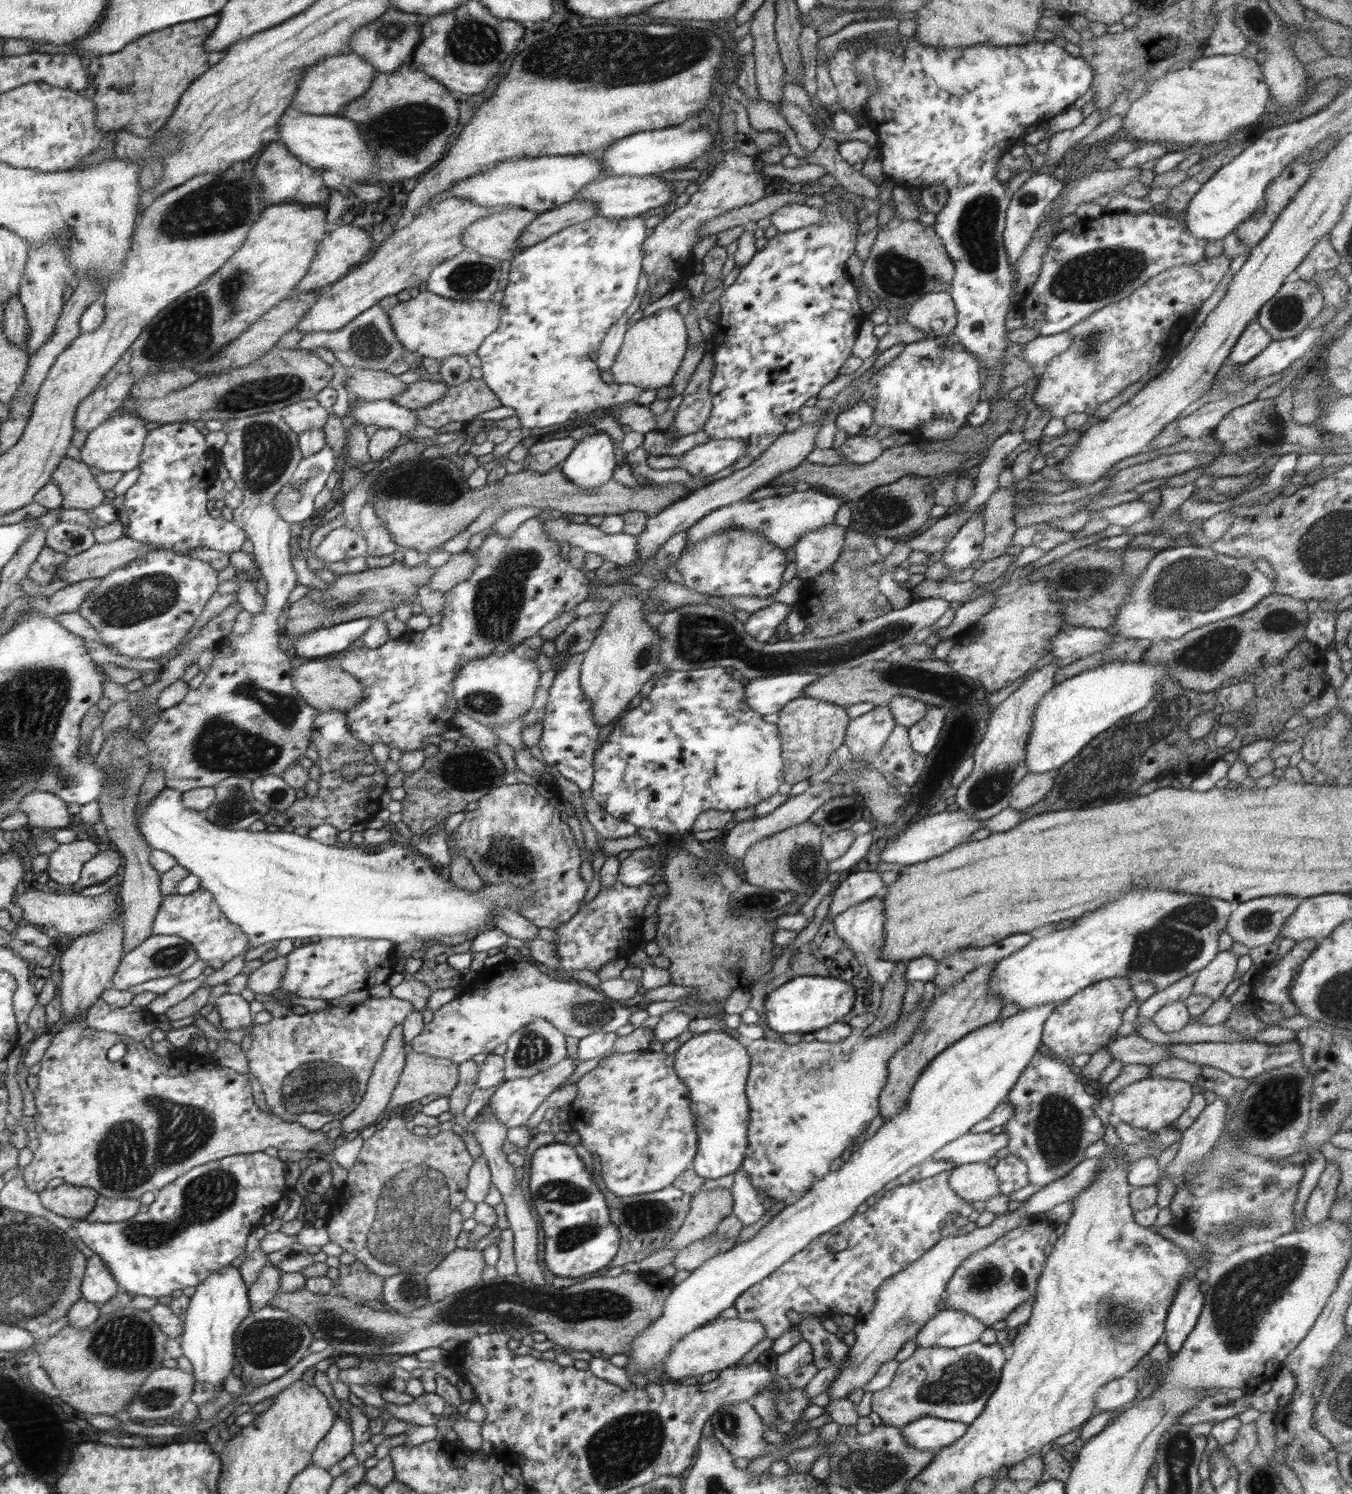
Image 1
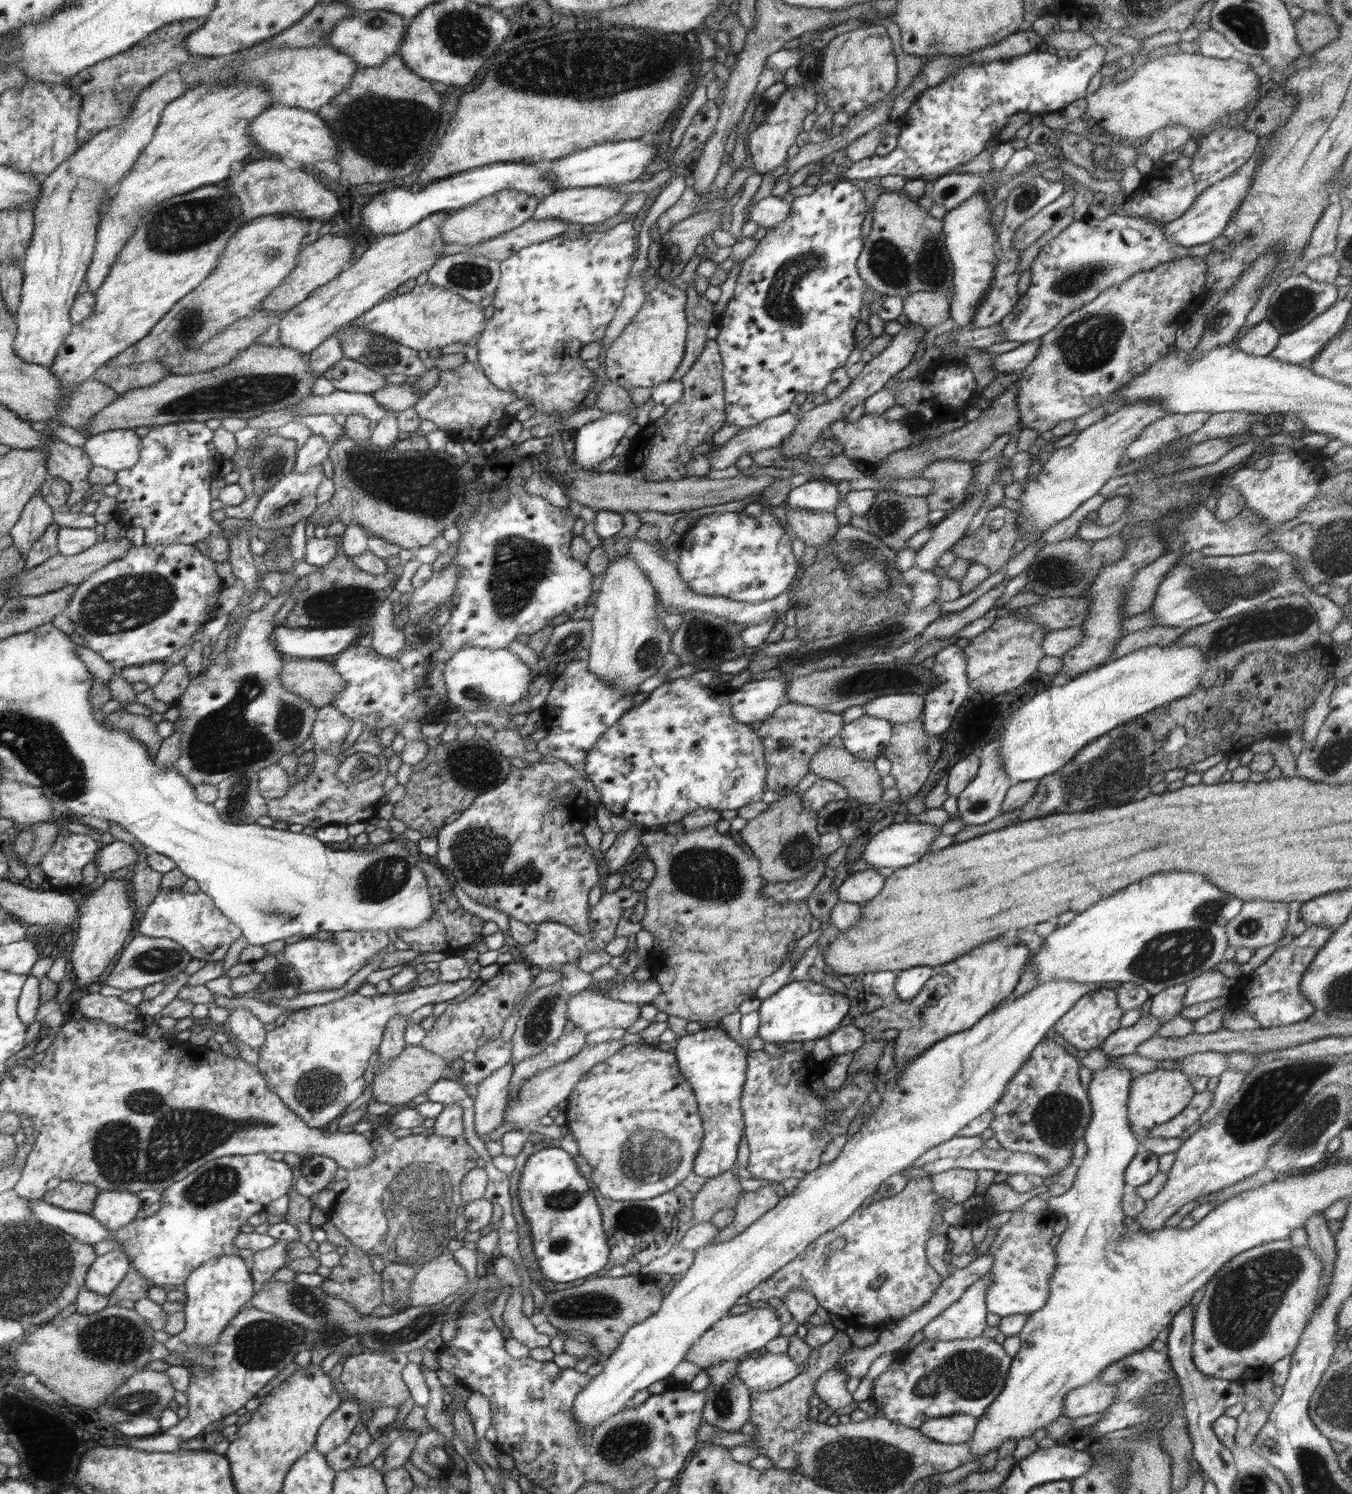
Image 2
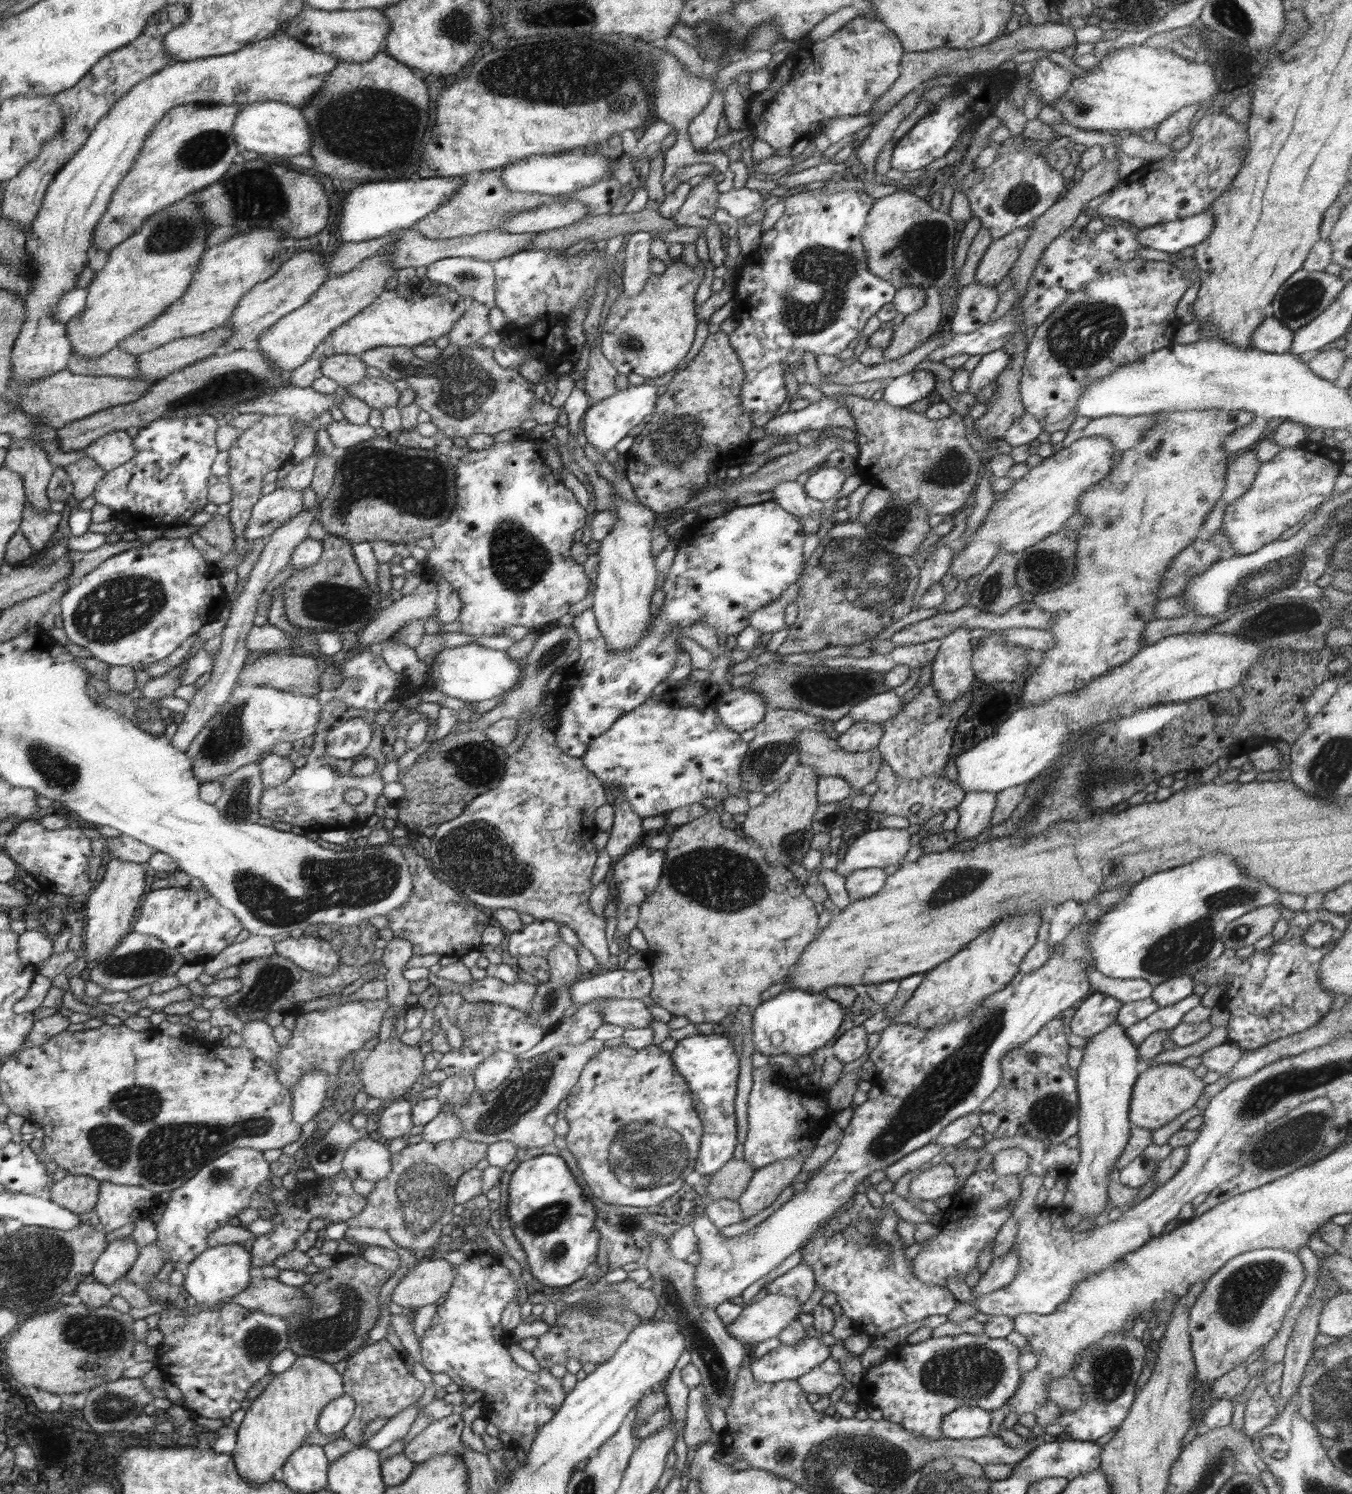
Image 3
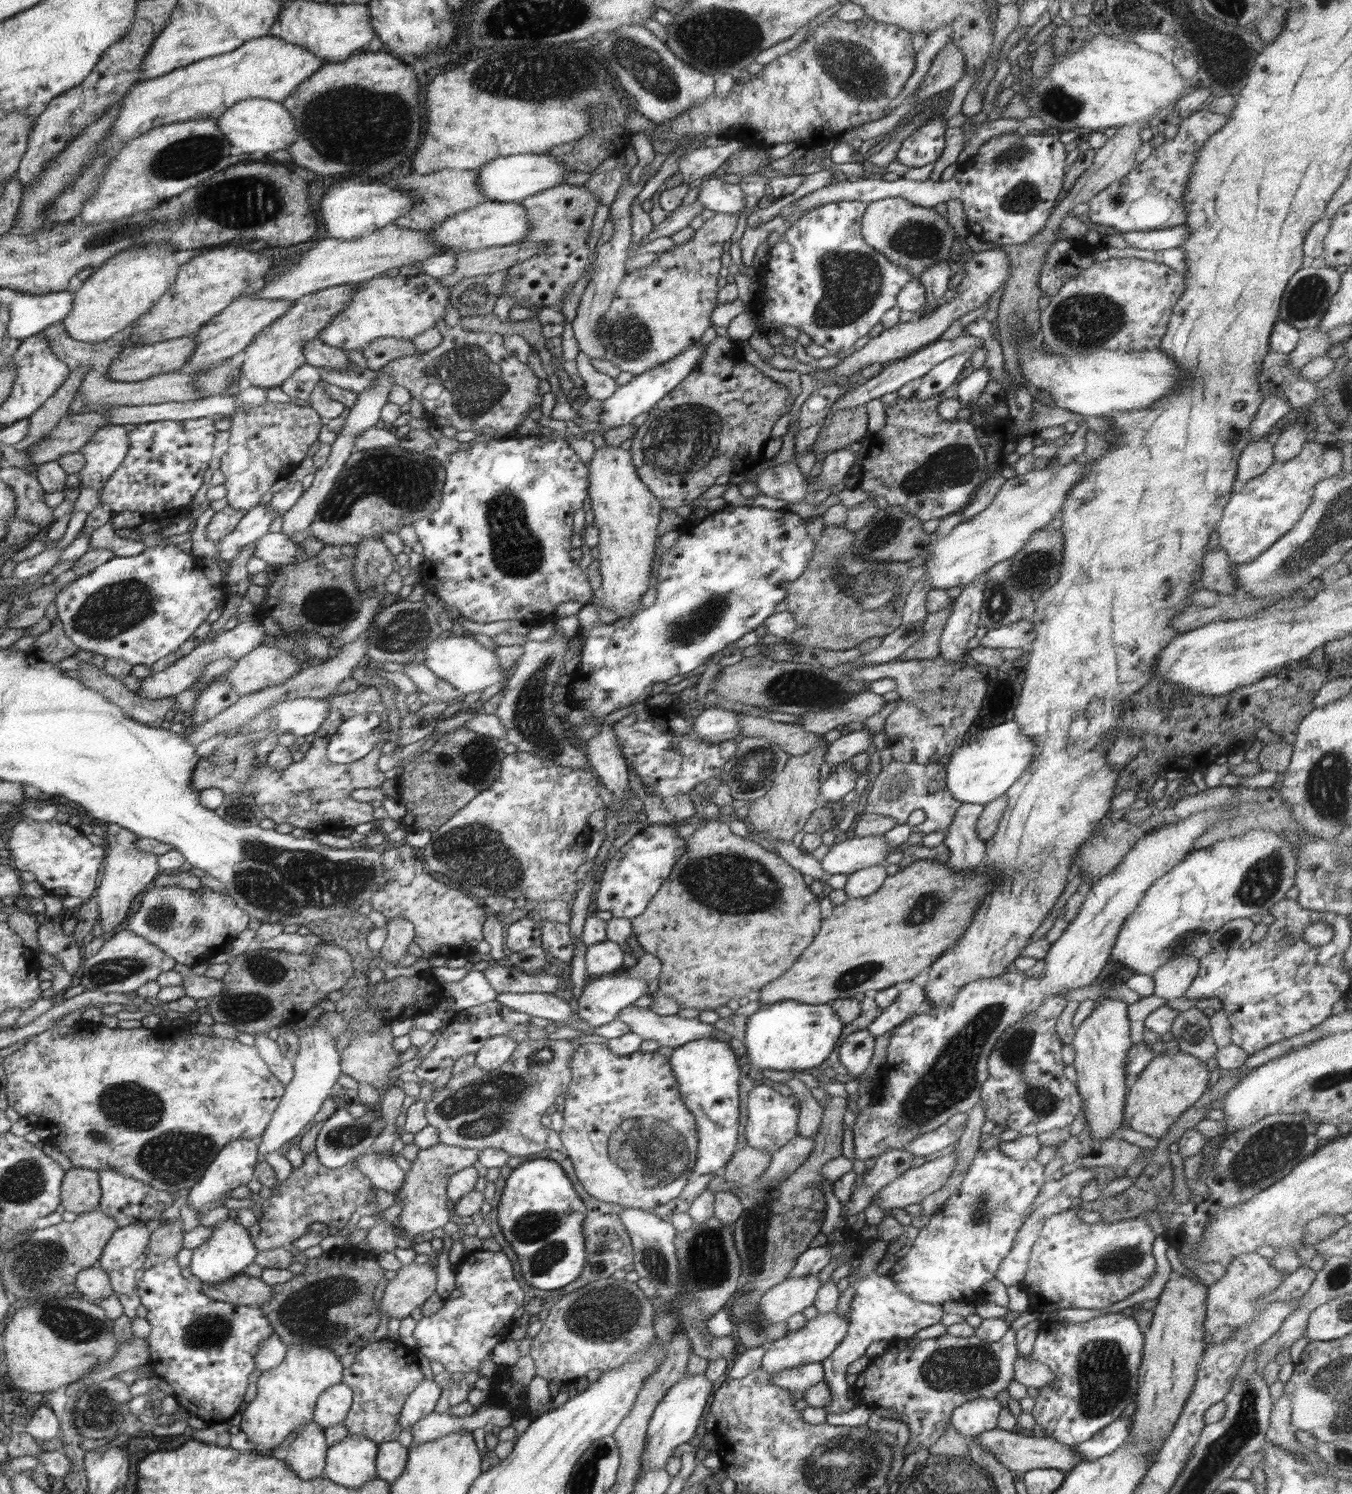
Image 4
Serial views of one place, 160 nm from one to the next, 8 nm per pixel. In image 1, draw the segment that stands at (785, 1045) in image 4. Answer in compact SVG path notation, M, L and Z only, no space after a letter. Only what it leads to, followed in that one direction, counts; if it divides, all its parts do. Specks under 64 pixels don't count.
M795 976L778 989L768 992L764 1004L766 1024L777 1033L815 1033L844 1020L856 1001L856 988L838 978L822 976Z

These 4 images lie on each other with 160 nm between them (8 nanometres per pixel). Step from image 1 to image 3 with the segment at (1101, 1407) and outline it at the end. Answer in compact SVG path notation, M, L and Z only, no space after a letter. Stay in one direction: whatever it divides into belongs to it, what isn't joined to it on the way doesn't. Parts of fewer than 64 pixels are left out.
M1072 1373L1062 1378L1053 1378L1047 1389L1048 1398L1061 1410L1078 1410L1085 1400L1085 1390Z

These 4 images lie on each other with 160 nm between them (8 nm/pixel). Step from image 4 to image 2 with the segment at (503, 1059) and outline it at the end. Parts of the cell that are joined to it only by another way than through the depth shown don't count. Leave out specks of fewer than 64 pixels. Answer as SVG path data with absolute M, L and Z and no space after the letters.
M508 1064L480 1082L474 1099L474 1132L483 1136L498 1130L503 1124L505 1108L509 1099L509 1085L514 1067Z

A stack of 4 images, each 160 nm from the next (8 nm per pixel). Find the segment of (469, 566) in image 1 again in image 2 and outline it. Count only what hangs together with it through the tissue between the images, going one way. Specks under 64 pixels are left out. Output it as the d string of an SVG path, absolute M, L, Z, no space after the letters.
M454 563L448 564L445 569L433 572L430 580L414 590L412 600L400 610L400 618L393 618L393 625L402 628L407 622L418 623L419 619L430 609L438 605L449 605L458 581L461 568Z

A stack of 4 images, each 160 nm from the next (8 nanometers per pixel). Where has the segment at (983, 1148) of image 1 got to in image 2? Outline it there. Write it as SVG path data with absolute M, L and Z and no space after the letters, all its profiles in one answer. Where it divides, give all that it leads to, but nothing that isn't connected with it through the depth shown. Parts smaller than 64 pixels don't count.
M957 1135L934 1148L928 1149L928 1152L925 1152L919 1160L914 1162L914 1164L911 1164L909 1167L919 1167L920 1165L939 1158L970 1156L975 1150L978 1150L983 1146L985 1146L985 1140L980 1136L966 1138Z

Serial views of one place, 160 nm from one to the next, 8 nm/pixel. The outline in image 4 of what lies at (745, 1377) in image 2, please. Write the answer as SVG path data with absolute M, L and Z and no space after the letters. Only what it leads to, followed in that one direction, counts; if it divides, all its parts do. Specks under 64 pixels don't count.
M836 1309L828 1314L819 1314L807 1321L800 1330L788 1332L786 1336L771 1342L762 1357L761 1369L770 1375L773 1372L796 1368L804 1364L821 1363L826 1360L838 1348L849 1327L849 1319L842 1319L836 1313Z

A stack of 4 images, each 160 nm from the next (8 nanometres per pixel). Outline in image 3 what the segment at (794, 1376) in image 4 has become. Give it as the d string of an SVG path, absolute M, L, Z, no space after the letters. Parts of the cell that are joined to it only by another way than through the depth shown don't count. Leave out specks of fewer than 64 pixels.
M828 1357L814 1370L797 1378L798 1384L807 1394L819 1394L820 1397L834 1392L846 1380L840 1370L840 1361Z

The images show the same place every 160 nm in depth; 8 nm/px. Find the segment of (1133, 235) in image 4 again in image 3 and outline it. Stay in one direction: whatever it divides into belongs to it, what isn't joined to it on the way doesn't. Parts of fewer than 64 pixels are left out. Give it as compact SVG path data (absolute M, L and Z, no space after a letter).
M1206 209L1204 212L1182 220L1141 229L1137 237L1142 247L1171 254L1180 253L1188 246L1196 246L1204 242L1214 227L1214 215Z

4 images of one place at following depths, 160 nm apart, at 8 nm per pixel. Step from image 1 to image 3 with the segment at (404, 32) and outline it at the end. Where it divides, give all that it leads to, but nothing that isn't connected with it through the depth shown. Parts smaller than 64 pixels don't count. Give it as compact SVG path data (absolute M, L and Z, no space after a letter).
M306 8L297 18L291 20L286 34L318 52L330 53L338 61L368 62L382 53L390 34L390 20L380 9L362 11L327 12Z

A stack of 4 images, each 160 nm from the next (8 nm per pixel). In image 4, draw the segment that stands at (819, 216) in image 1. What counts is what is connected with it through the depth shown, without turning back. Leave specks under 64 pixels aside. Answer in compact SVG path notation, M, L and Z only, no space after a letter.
M710 177L704 182L697 199L710 210L717 213L737 214L748 206L740 185L726 183L722 177Z

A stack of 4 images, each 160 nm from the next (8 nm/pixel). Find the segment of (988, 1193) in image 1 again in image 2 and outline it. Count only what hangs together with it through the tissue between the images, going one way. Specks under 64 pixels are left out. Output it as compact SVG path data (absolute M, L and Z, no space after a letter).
M954 1169L929 1176L933 1190L947 1200L947 1203L962 1204L976 1192L978 1175L976 1171Z

